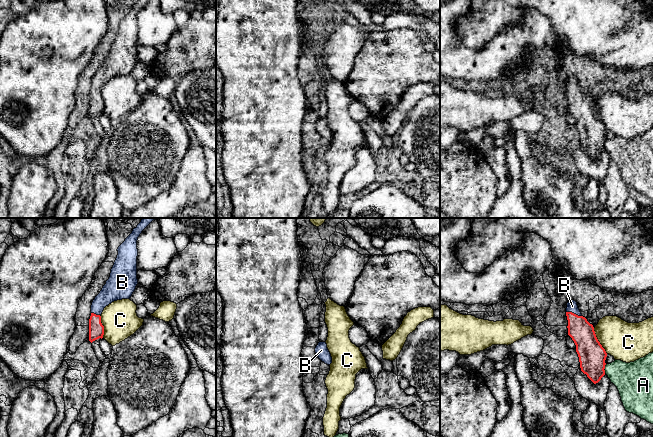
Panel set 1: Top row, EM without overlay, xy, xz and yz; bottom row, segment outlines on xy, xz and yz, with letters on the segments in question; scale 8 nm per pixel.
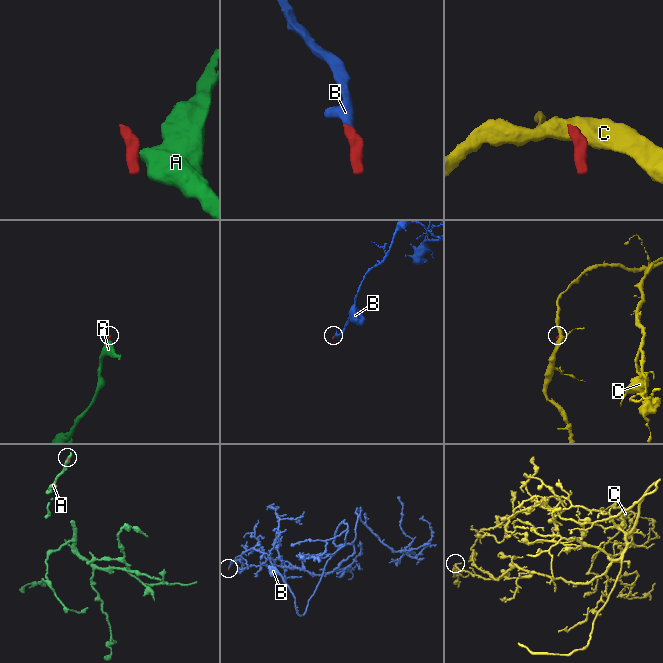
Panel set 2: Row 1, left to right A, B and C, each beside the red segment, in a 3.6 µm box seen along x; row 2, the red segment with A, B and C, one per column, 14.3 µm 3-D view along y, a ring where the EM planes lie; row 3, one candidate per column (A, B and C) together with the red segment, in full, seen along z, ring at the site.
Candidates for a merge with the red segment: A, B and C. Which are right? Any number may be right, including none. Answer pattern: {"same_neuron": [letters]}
{"same_neuron": ["B"]}

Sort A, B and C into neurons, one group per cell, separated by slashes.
A / B / C

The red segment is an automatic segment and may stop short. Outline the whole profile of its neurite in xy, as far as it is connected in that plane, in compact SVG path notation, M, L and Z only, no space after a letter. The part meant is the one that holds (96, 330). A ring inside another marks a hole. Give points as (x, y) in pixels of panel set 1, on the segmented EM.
M143 218L132 233L118 247L118 255L111 269L110 277L91 305L89 319L89 341L103 338L104 326L101 314L114 301L130 299L138 284L137 240L142 231L156 218Z

